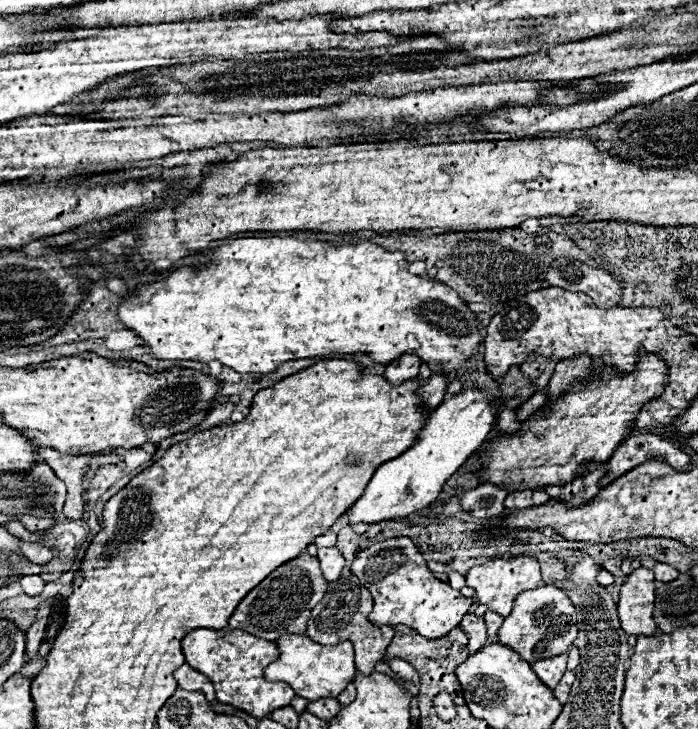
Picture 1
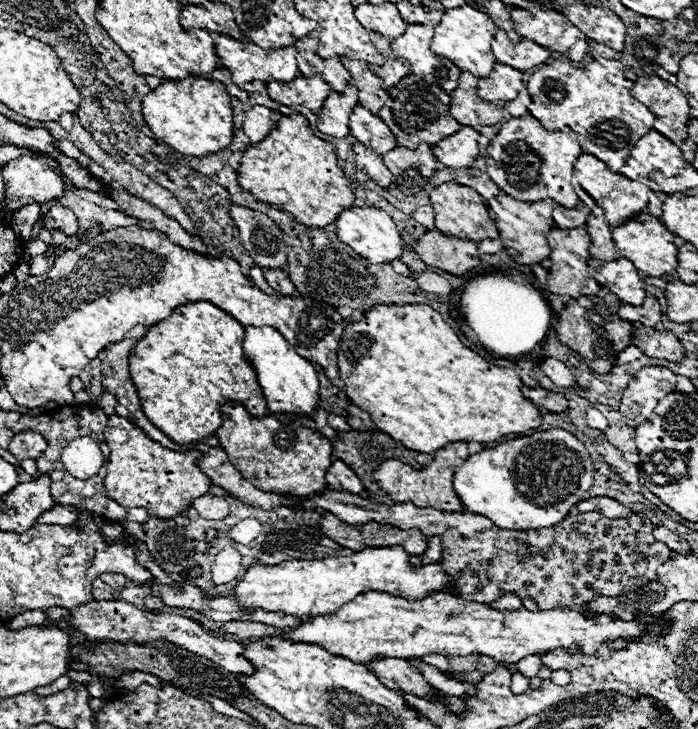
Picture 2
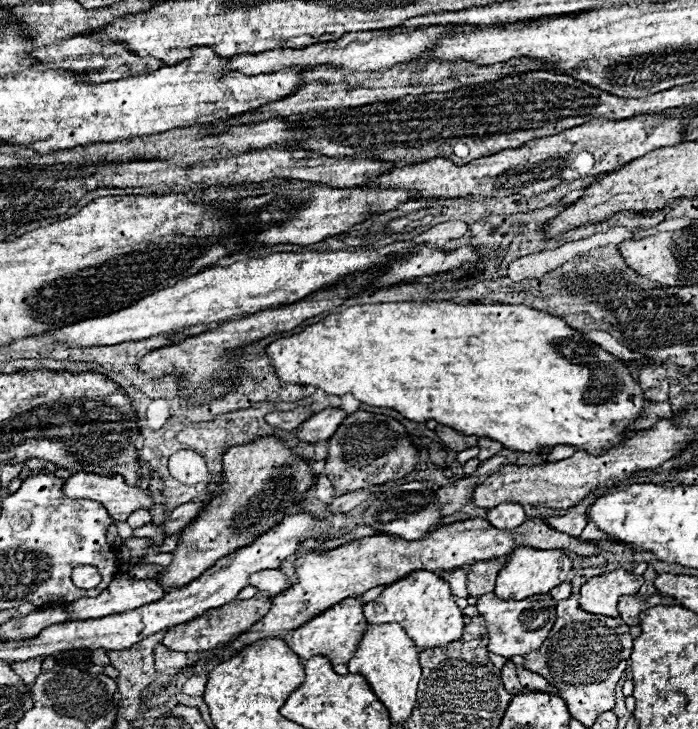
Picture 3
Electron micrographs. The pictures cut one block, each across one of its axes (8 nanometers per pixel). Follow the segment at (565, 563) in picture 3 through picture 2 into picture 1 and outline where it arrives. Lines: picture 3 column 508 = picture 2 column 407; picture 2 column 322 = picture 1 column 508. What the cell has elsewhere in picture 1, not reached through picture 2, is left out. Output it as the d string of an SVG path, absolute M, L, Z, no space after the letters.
M516 556L516 558L508 558L508 560L498 558L498 560L490 560L482 566L474 566L466 572L466 586L476 590L480 604L486 604L492 612L498 612L500 616L510 614L512 602L522 590L532 590L532 588L540 586L540 582L542 582L540 566L538 566L536 558L532 558L532 556Z

